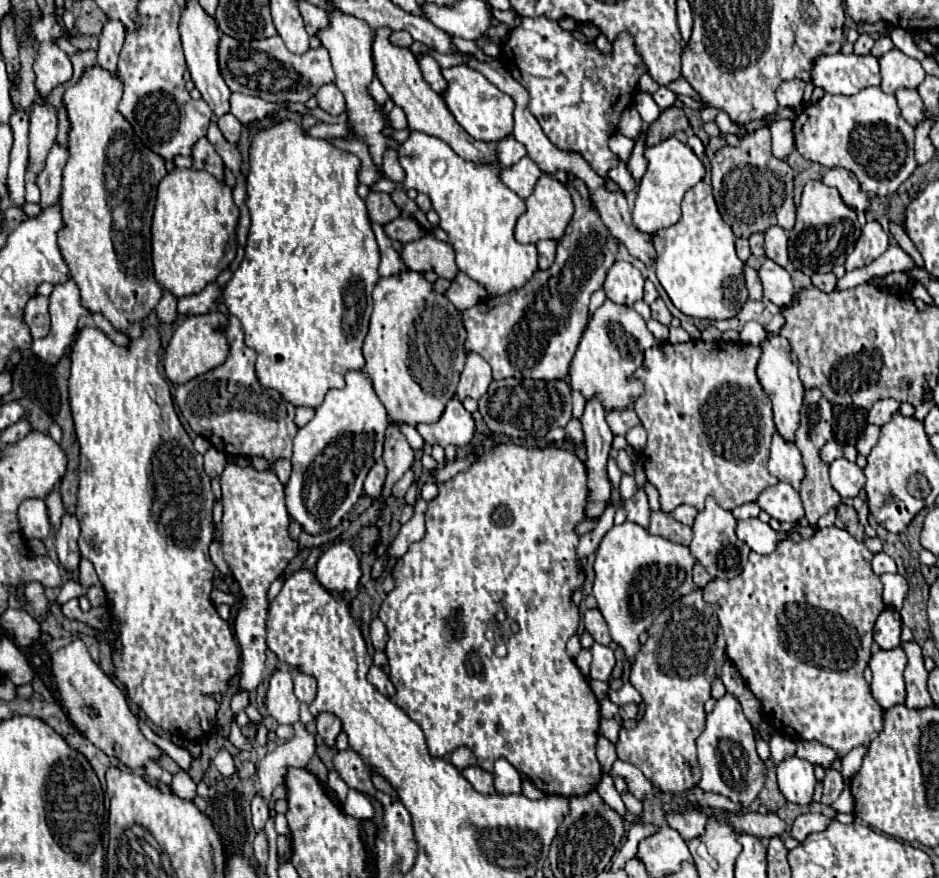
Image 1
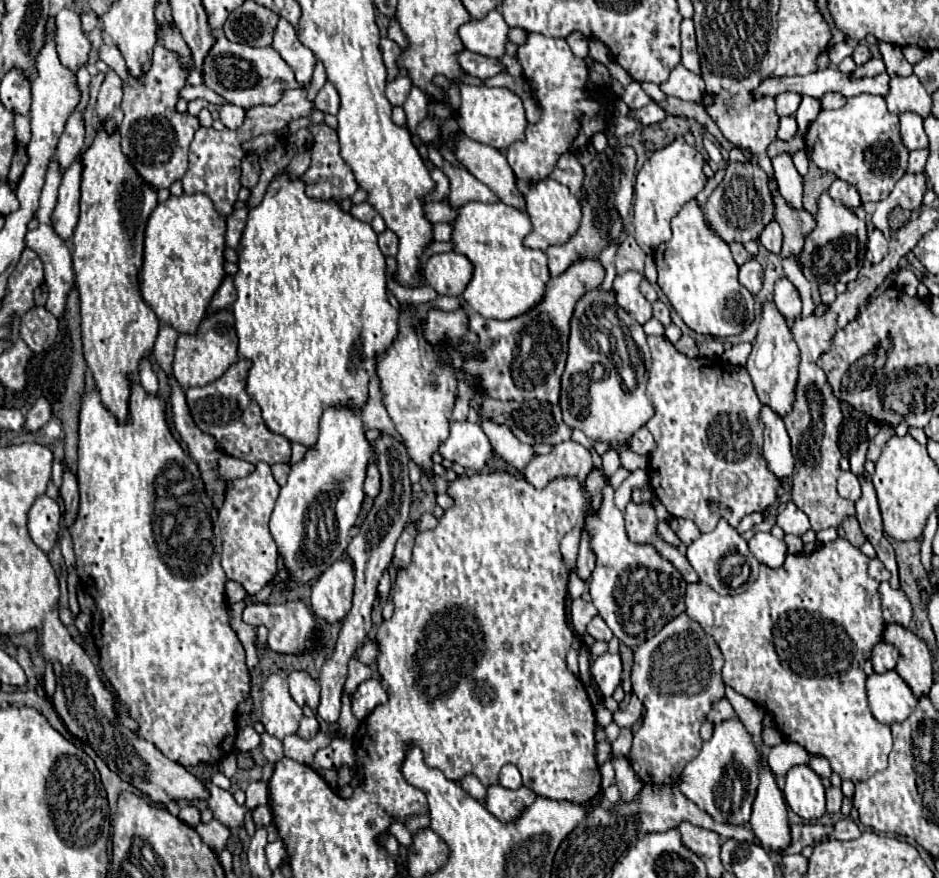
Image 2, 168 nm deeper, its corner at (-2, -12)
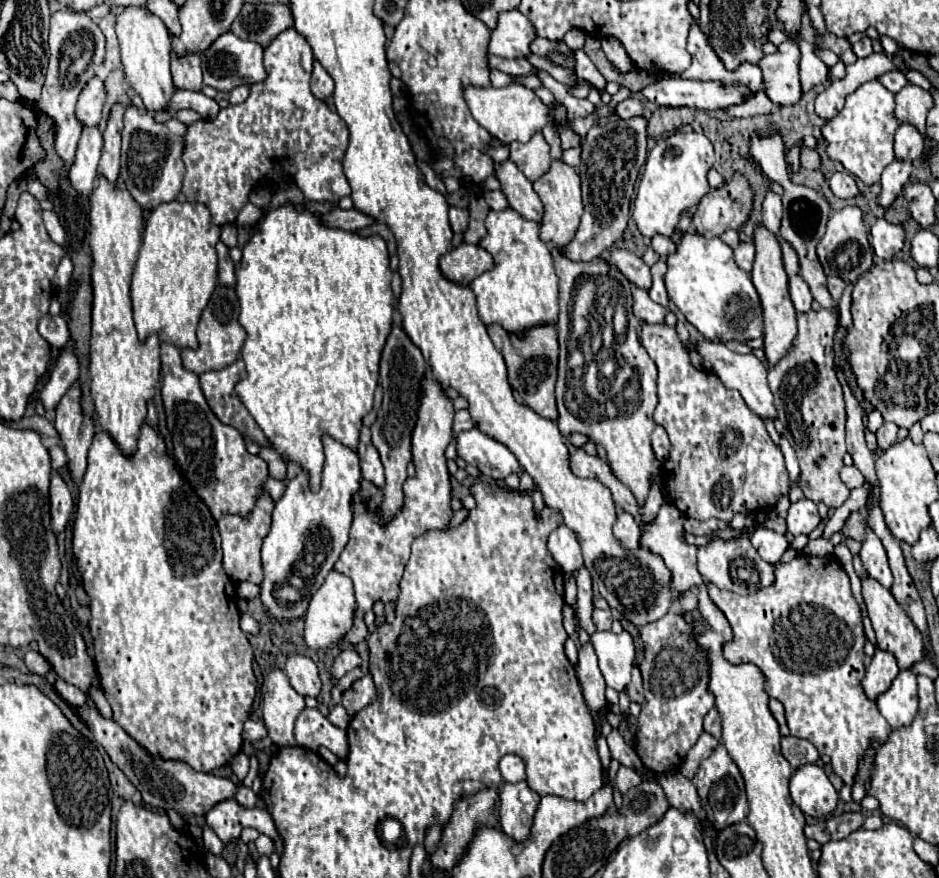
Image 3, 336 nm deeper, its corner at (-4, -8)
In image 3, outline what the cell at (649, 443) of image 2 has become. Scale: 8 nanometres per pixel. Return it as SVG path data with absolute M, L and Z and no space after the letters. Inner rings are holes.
M655 427L653 435L651 435L651 447L653 447L653 453L659 461L665 461L667 455L669 455L669 437L665 433L663 427Z

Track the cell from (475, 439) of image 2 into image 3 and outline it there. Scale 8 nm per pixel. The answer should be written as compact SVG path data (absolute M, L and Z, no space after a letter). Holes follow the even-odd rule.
M477 427L469 431L461 431L455 437L455 445L457 445L457 455L465 463L475 465L485 477L505 479L513 471L521 475L521 467L515 455L497 439L489 437Z

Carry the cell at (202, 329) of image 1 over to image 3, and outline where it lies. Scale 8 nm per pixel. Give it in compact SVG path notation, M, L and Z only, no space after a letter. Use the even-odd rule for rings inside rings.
M217 285L217 289L213 291L213 295L209 299L209 305L205 307L205 311L201 315L201 323L197 327L199 347L181 351L183 367L195 375L203 375L207 371L223 369L223 367L231 365L233 361L237 361L241 357L241 349L245 343L245 329L239 325L237 317L239 317L239 301L237 301L235 289ZM231 305L233 305L233 311L231 311Z

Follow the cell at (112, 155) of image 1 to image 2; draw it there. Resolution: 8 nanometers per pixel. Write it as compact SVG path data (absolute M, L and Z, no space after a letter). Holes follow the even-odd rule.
M97 133L93 145L89 149L85 149L83 153L83 181L81 181L81 215L79 215L79 223L75 227L73 233L73 269L75 269L75 281L77 281L77 289L81 295L81 333L83 333L83 353L85 353L85 361L93 373L93 381L95 381L95 389L99 391L101 403L105 409L111 411L111 415L119 421L119 423L127 423L129 417L129 395L131 395L131 381L137 375L137 367L141 363L143 357L151 355L153 343L157 339L159 333L159 319L153 313L153 309L149 305L145 305L145 301L139 295L139 287L137 287L137 273L141 269L143 263L143 233L145 233L145 223L149 219L149 215L153 213L155 205L157 205L157 193L143 183L143 179L137 175L137 171L131 167L131 163L127 161L127 157L123 155L121 147L119 147L119 133L115 135L107 135L107 133Z

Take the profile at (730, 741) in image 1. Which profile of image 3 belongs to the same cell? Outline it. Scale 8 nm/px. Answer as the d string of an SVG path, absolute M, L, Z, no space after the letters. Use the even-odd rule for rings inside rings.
M719 743L713 753L701 761L695 777L693 777L693 785L699 791L699 797L709 813L709 819L713 823L713 827L717 831L741 823L747 815L749 815L749 805L747 805L747 795L745 795L745 781L741 771L737 769L737 765L733 763L733 759L729 757L727 749L723 743Z

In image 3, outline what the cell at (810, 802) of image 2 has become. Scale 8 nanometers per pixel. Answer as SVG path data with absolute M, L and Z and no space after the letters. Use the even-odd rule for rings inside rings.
M801 765L789 783L793 803L807 815L819 819L835 811L837 791L829 783L825 771L817 765Z

